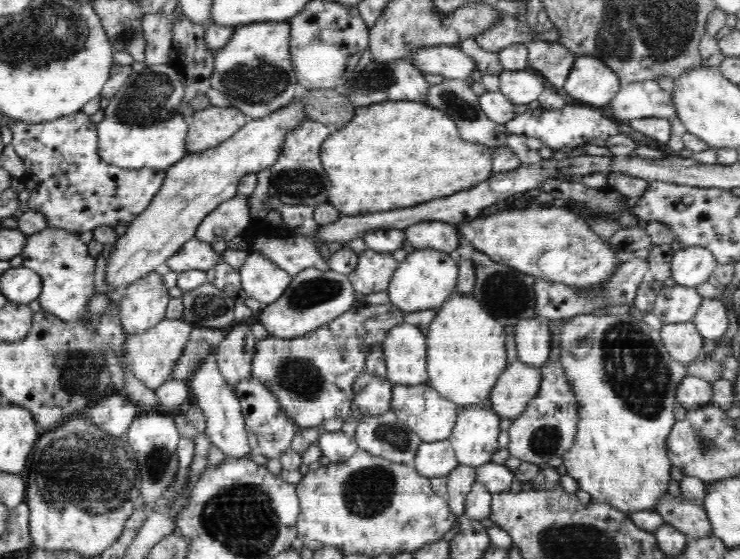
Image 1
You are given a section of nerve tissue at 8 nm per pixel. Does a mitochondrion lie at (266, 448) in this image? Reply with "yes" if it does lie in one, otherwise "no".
no

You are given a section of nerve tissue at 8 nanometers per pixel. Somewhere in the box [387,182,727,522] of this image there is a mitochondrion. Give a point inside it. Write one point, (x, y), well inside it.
(641, 379)

